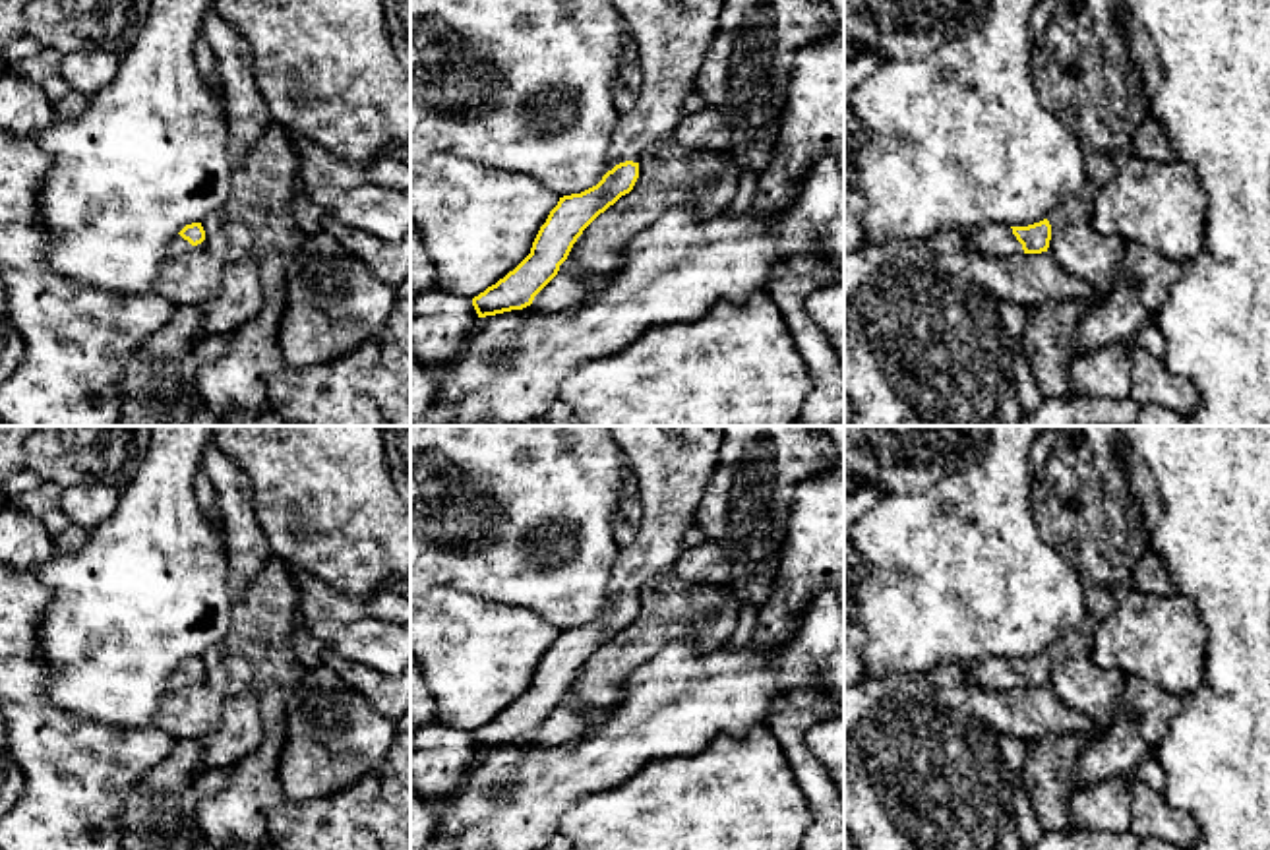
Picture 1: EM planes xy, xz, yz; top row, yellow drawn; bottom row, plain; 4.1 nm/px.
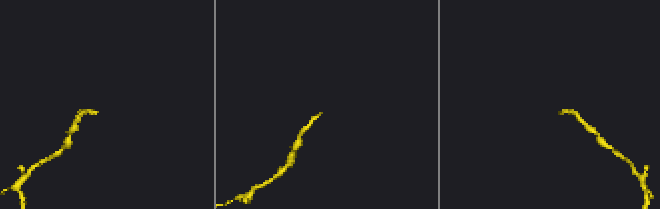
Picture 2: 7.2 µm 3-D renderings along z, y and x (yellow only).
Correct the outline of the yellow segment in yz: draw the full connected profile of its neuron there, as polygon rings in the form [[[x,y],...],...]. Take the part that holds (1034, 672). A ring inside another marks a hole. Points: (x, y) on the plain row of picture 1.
[[[1047,653],[1028,660],[987,658],[974,666],[970,682],[985,689],[1016,689],[1047,685],[1051,658]]]

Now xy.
[[[201,656],[186,658],[168,678],[168,687],[184,689],[205,683],[205,664]]]

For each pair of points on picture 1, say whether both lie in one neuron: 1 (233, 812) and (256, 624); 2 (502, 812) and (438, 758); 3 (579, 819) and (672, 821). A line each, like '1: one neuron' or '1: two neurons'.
1: one neuron
2: two neurons
3: one neuron

